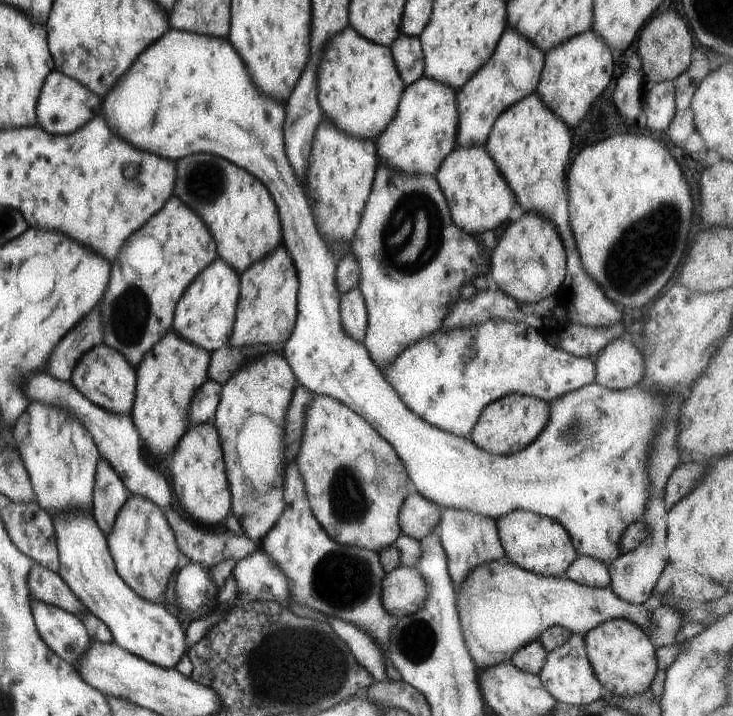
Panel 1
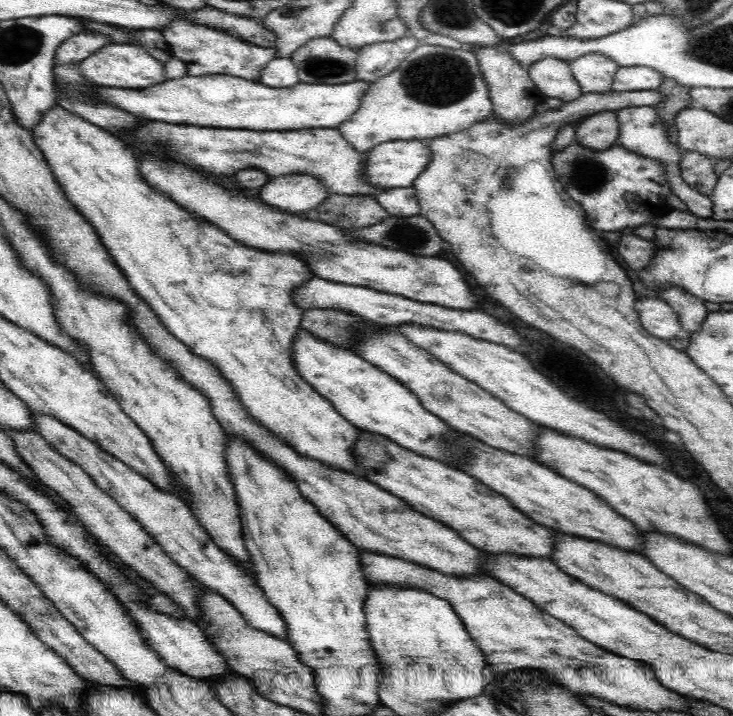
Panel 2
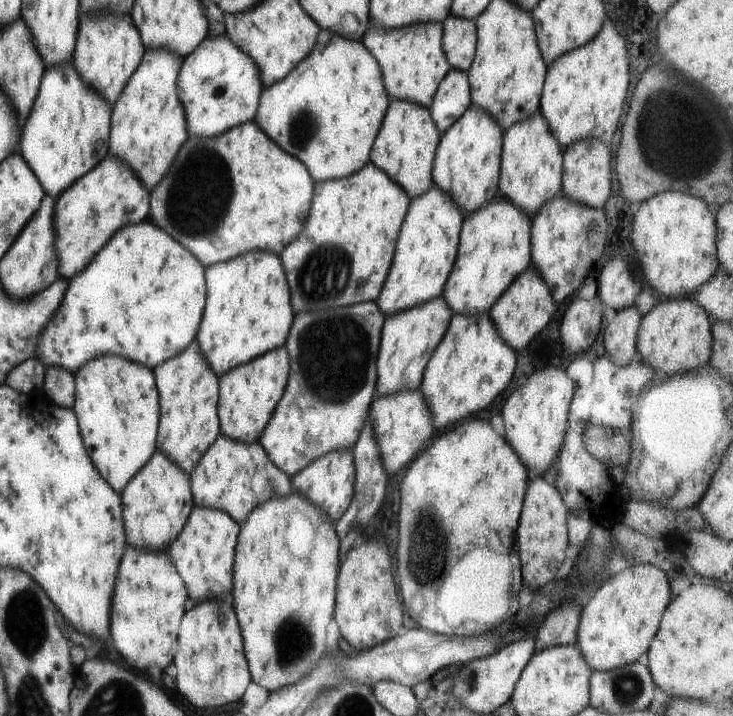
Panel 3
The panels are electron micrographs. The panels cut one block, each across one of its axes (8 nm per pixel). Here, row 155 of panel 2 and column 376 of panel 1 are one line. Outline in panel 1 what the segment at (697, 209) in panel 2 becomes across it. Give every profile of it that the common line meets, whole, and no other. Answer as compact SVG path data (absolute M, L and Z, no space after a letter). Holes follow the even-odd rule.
M325 616L333 632L337 634L353 654L353 658L371 674L375 681L385 680L385 662L383 662L383 650L369 638L365 630L359 626L353 626L351 622L343 622L333 616Z

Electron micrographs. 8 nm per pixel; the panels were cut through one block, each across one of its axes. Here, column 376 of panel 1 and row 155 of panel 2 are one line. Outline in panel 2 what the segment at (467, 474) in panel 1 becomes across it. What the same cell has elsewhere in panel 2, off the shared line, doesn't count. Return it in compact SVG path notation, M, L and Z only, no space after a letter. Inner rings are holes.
M418 139L385 142L375 146L365 158L365 180L376 188L408 188L429 165L431 150L427 141Z

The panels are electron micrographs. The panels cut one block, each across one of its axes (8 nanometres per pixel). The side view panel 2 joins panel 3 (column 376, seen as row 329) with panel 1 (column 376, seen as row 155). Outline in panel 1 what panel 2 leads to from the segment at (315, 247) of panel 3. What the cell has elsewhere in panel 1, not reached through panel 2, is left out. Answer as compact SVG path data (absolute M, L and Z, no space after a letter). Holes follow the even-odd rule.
M351 25L345 26L341 32L333 34L329 42L325 42L325 50L321 50L319 64L315 66L315 86L317 86L317 102L323 116L341 132L349 136L365 136L374 140L393 118L404 84L397 74L393 58L388 46L369 42L357 34Z

